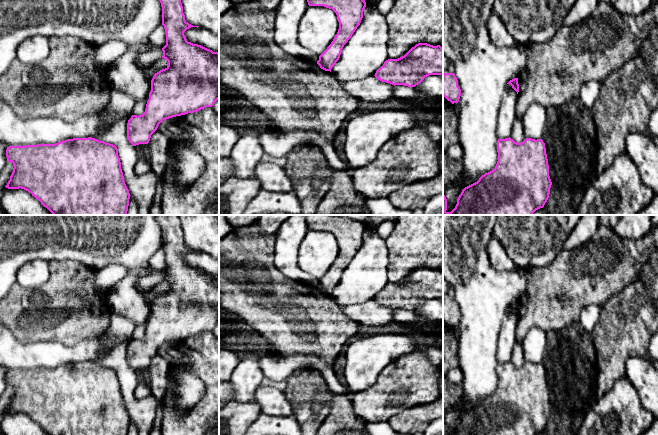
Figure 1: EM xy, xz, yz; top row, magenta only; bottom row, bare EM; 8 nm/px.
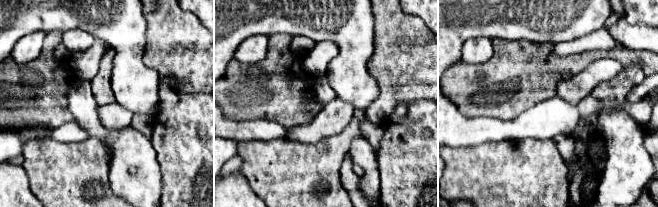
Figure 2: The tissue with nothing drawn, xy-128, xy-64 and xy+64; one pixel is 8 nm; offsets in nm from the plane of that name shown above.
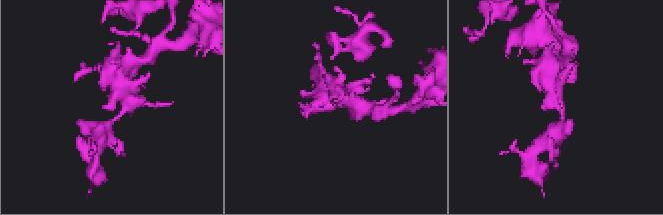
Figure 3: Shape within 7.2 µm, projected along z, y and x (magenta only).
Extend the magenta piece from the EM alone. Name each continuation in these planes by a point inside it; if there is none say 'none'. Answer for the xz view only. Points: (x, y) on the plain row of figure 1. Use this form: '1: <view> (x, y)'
none

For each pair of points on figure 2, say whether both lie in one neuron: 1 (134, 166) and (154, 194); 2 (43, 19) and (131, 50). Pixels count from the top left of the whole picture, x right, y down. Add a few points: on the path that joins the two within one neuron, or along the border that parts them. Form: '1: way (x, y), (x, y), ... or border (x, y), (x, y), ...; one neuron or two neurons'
1: way (134, 173), (147, 187); one neuron
2: way (65, 17), (98, 17), (109, 28); one neuron

